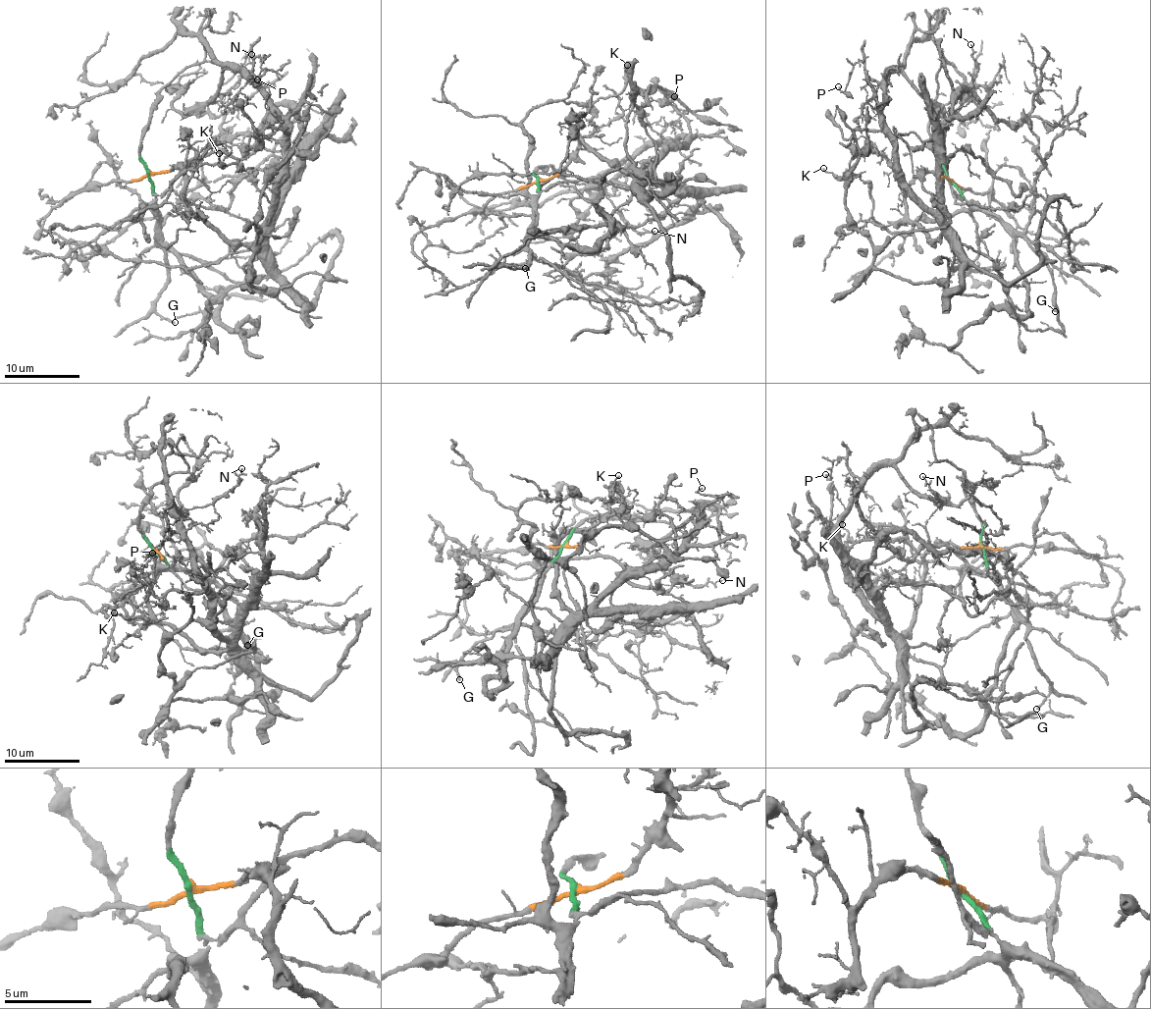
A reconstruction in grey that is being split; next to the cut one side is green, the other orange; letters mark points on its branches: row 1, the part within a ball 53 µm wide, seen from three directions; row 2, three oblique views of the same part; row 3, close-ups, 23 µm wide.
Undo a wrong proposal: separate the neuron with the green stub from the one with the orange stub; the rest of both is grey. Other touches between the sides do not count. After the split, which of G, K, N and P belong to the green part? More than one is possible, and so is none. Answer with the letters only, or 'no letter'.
G, K

